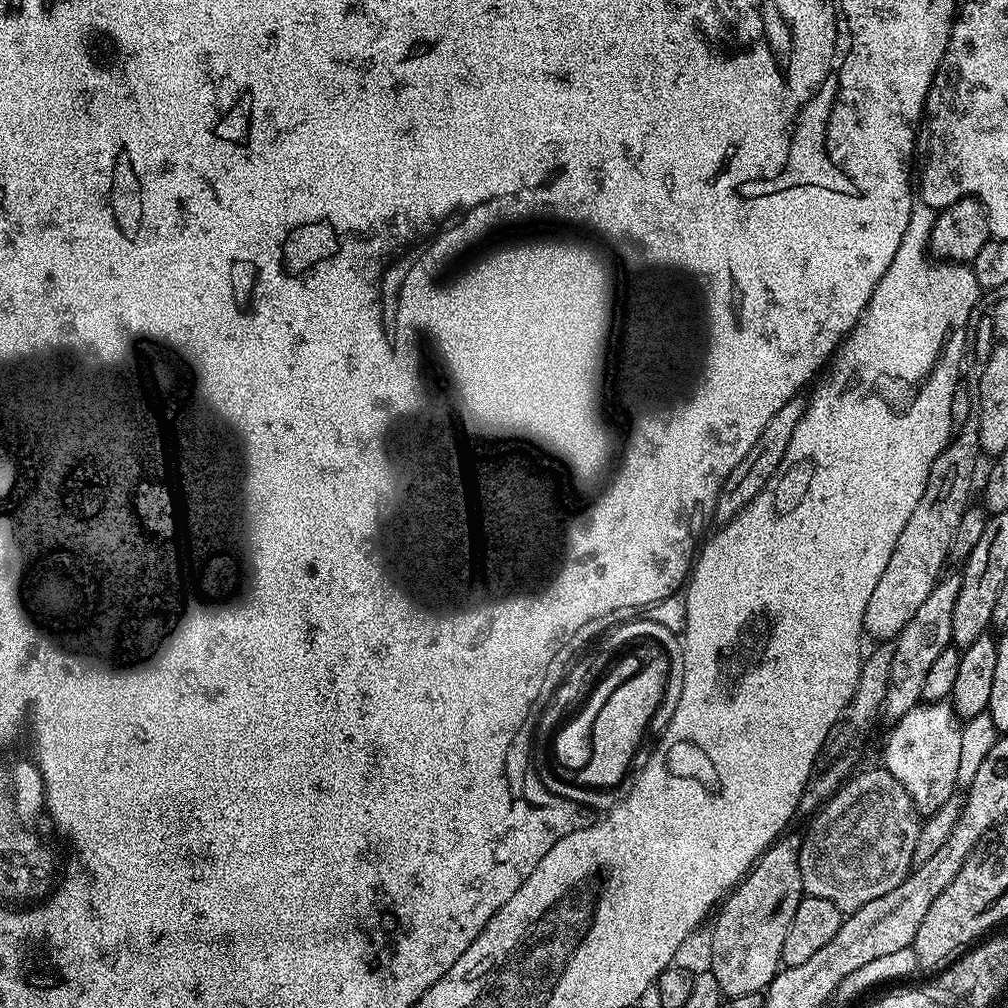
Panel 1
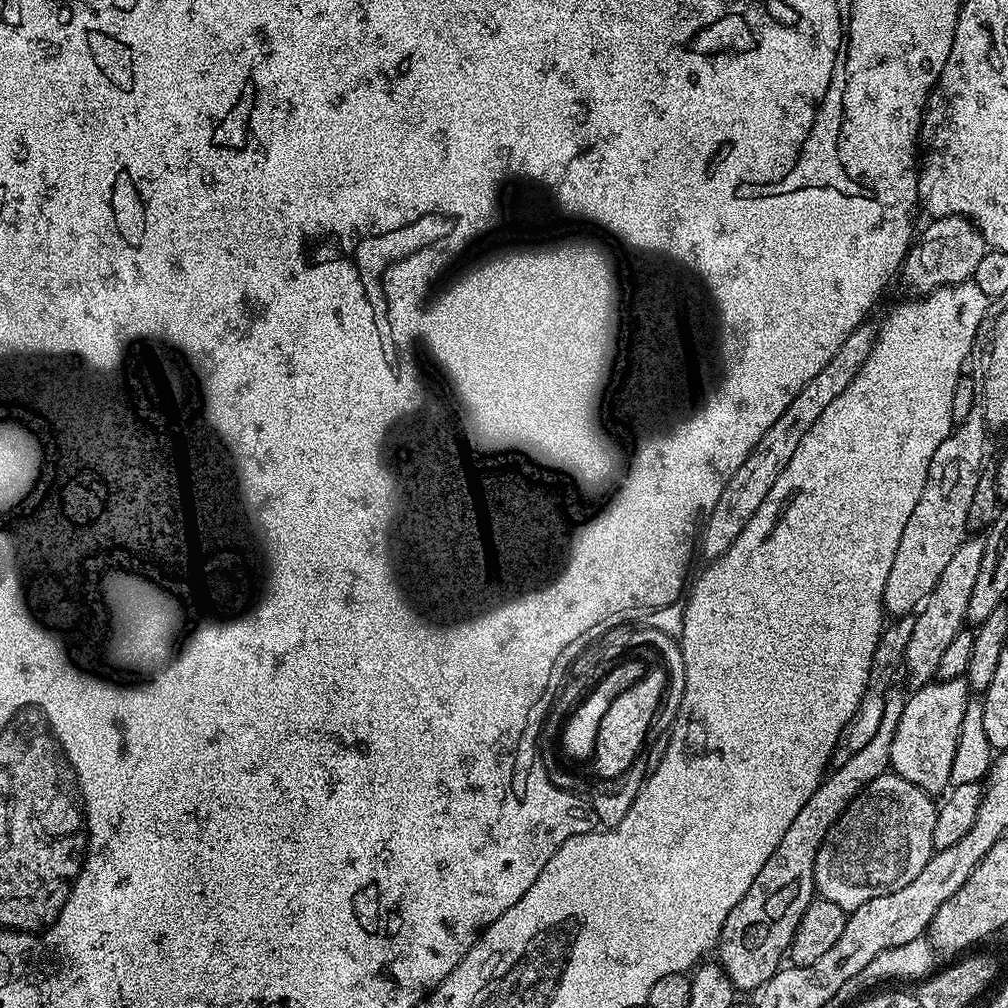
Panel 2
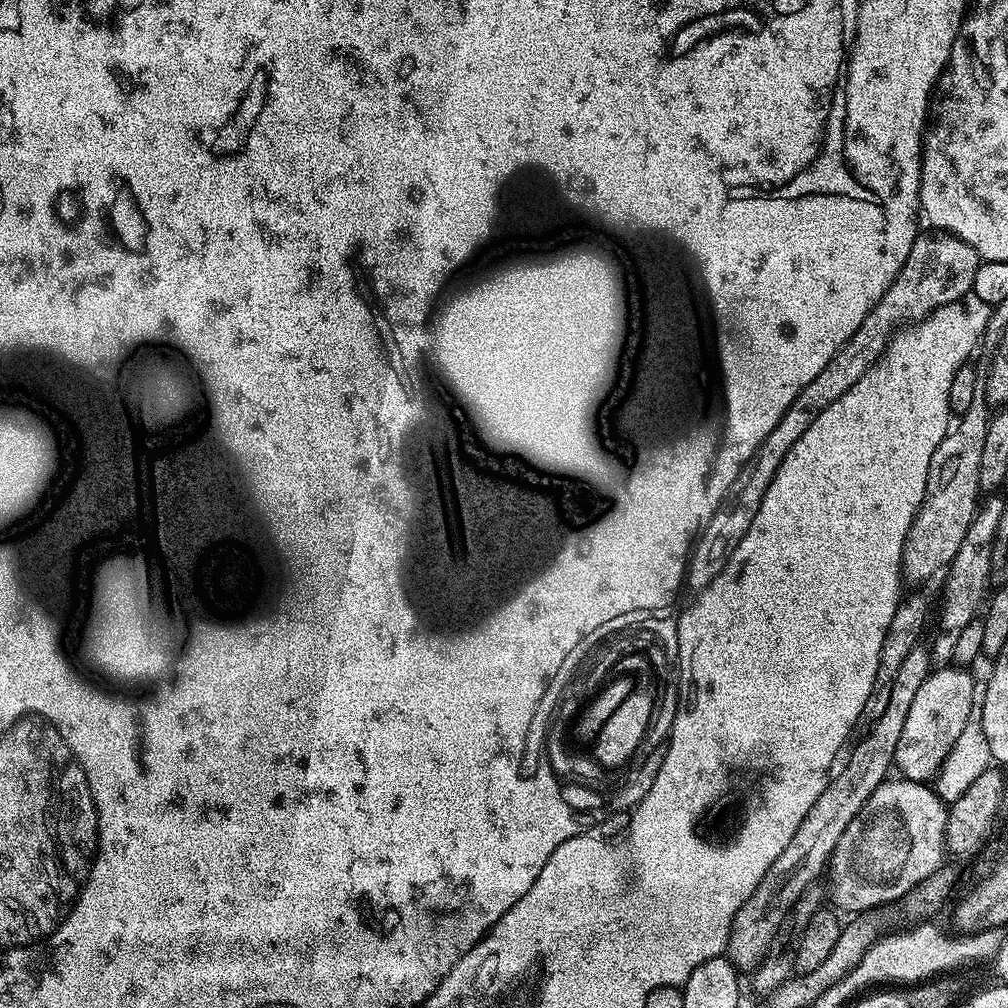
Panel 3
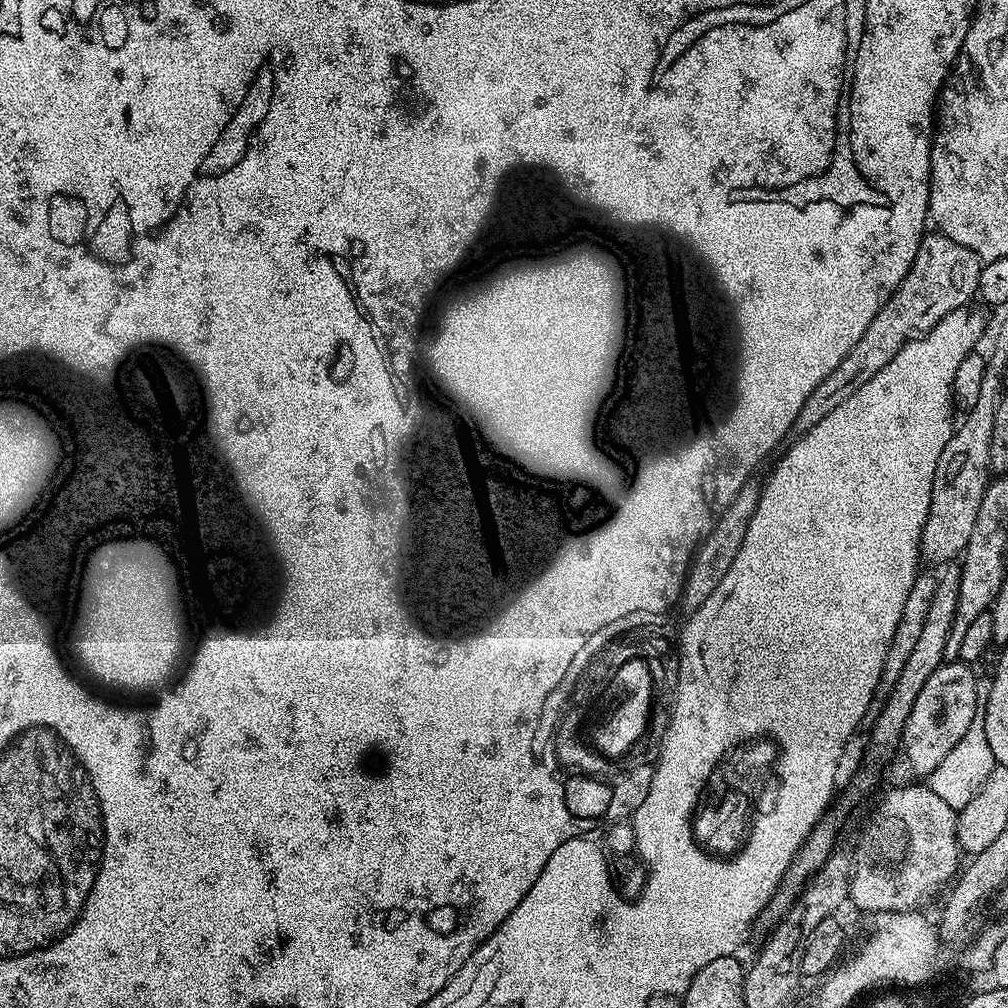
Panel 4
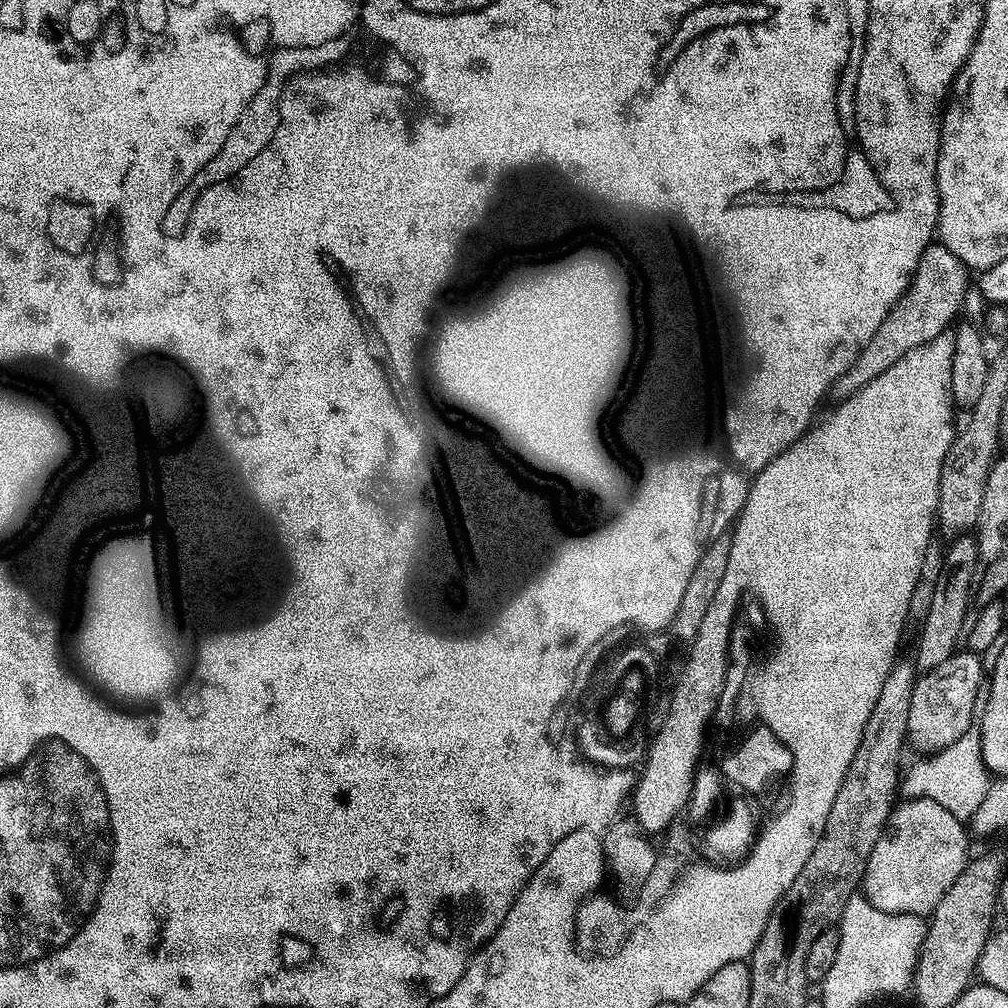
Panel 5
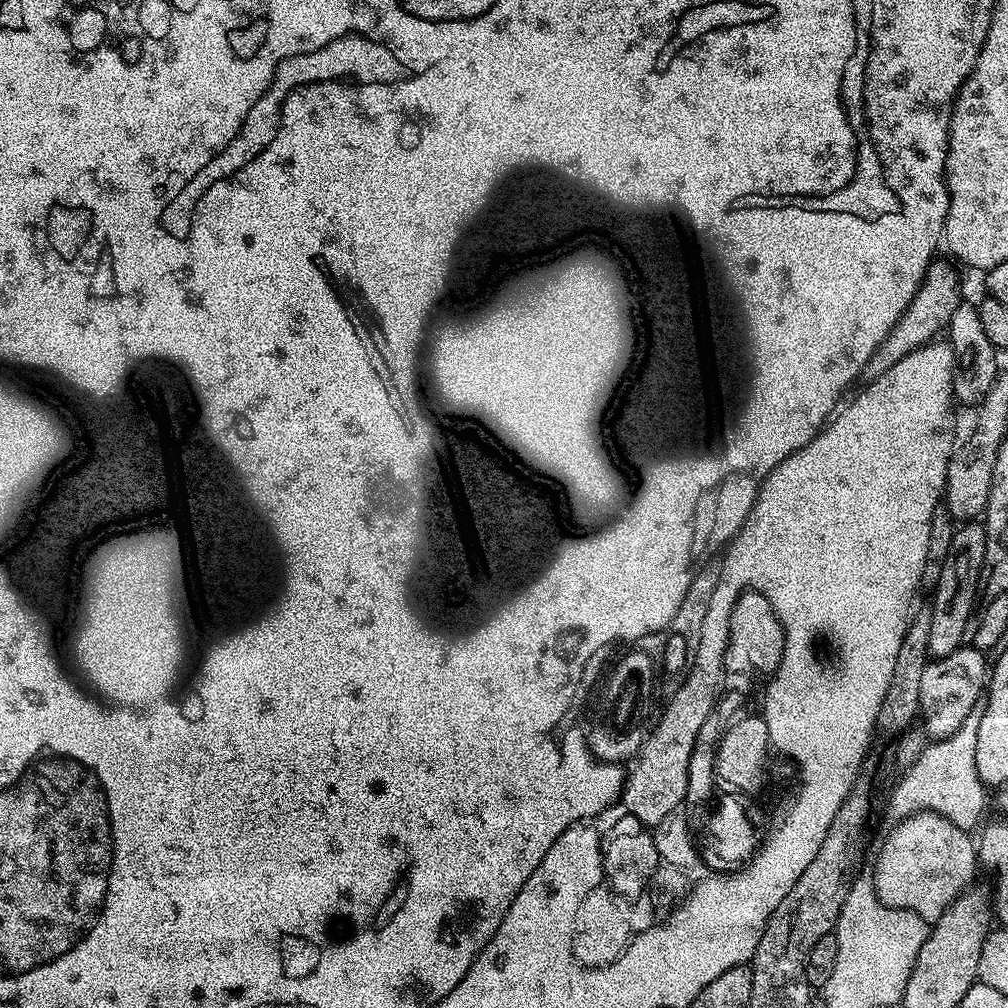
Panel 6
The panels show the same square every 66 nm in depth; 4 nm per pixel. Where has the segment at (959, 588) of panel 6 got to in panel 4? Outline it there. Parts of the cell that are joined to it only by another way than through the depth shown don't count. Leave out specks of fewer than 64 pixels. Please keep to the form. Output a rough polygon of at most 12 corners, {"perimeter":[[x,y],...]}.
{"perimeter":[[959,563],[939,573],[922,635],[883,697],[870,759],[897,755],[922,686],[945,663]]}

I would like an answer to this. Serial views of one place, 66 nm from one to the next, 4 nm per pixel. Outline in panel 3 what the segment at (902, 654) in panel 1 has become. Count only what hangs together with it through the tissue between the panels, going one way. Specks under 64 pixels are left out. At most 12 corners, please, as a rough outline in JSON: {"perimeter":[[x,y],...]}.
{"perimeter":[[983,501],[946,569],[940,629],[930,645],[952,664],[962,629],[977,619],[992,577],[1002,510]]}

